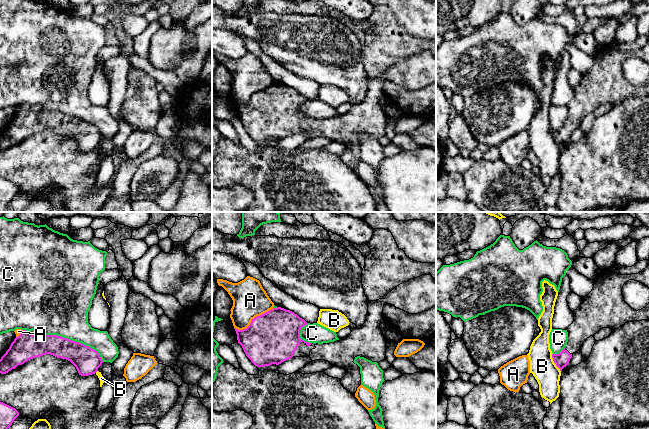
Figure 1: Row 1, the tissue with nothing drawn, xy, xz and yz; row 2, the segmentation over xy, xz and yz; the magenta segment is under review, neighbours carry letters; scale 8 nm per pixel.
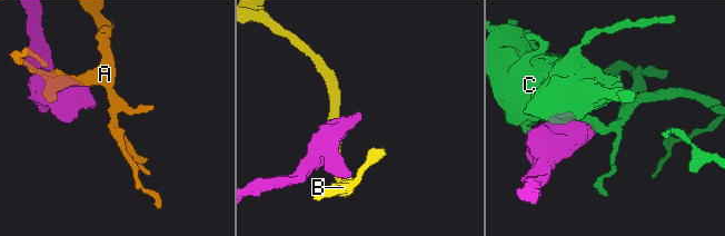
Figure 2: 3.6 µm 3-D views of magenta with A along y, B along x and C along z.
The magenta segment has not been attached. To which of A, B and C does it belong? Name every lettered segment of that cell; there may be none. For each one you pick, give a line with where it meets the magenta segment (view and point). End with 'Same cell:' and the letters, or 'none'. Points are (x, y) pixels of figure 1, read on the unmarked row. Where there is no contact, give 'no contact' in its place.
Same cell: none

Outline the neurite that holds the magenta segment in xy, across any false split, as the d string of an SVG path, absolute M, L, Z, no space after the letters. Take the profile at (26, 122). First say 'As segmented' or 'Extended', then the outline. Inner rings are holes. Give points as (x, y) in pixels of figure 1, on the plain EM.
As segmented. M23 106L0 135L0 149L6 150L30 135L46 130L70 137L79 151L95 150L103 136L99 129L82 119L57 111L35 112Z

